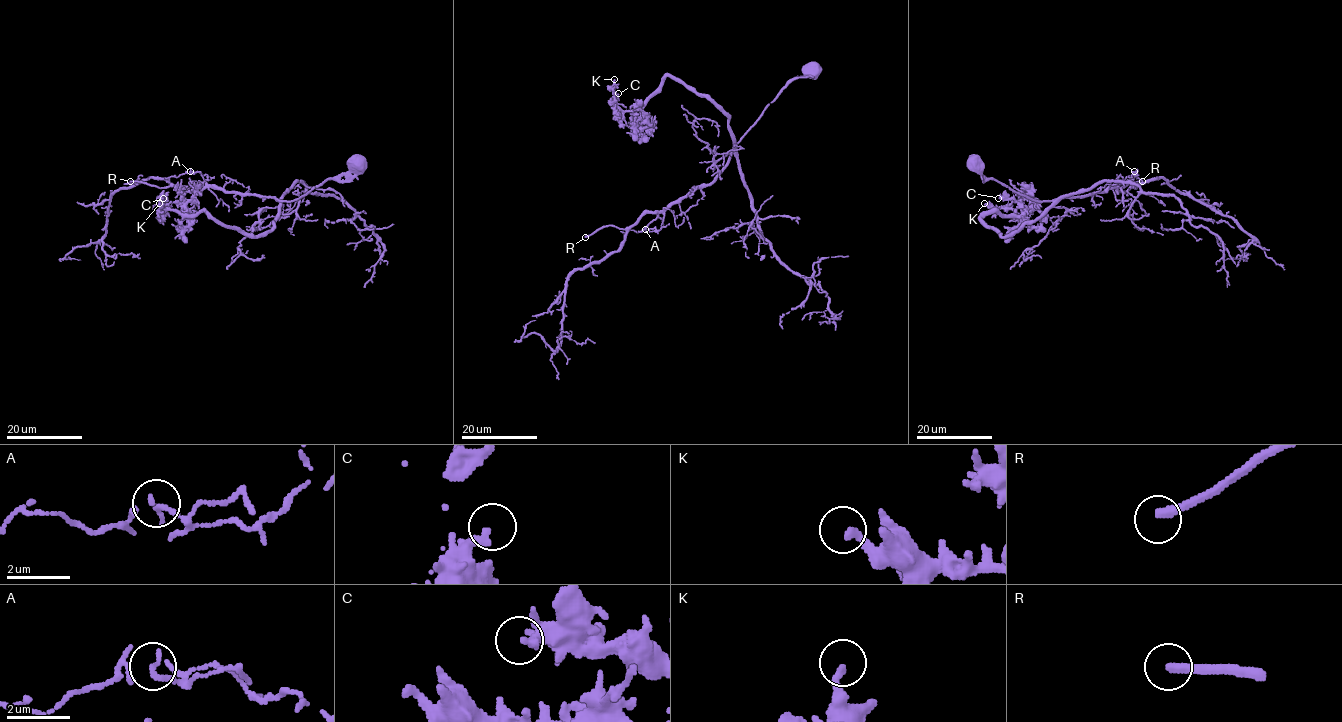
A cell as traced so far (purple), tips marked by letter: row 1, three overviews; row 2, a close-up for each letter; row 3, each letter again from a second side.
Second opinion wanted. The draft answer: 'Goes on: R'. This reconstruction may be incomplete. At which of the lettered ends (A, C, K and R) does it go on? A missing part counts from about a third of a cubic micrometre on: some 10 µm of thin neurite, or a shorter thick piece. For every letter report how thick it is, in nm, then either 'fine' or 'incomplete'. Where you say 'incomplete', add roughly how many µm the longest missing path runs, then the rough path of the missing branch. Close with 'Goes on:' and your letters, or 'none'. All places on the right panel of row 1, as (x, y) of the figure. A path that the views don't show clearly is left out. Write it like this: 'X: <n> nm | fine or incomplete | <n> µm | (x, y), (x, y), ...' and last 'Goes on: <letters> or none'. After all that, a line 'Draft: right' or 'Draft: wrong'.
A: 130 nm | fine
C: 280 nm | fine
K: 240 nm | fine
R: 280 nm | incomplete | 30 µm | (1142, 181), (1155, 177), (1168, 185), (1181, 181), (1187, 184)
Goes on: R
Draft: right

